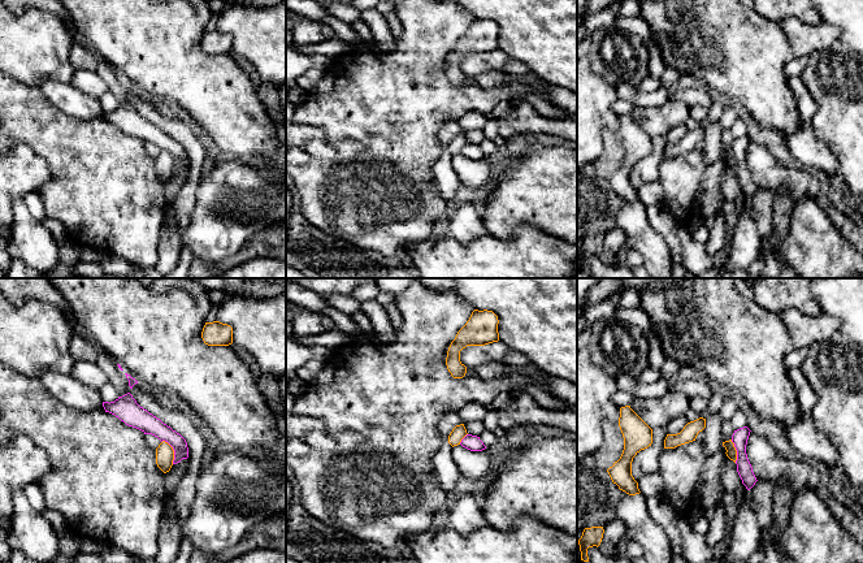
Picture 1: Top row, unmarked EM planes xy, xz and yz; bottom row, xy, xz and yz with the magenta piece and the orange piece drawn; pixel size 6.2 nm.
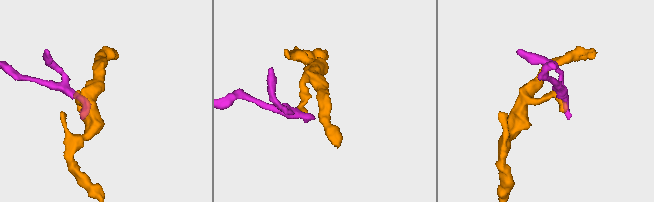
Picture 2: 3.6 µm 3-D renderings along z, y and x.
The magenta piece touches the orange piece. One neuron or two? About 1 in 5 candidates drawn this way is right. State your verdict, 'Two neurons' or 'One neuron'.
Two neurons

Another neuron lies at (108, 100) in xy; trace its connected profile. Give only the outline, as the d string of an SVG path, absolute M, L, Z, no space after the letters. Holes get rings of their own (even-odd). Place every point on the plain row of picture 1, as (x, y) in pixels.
M109 90L104 95L101 95L99 100L104 111L110 112L118 108L120 105L117 98Z

